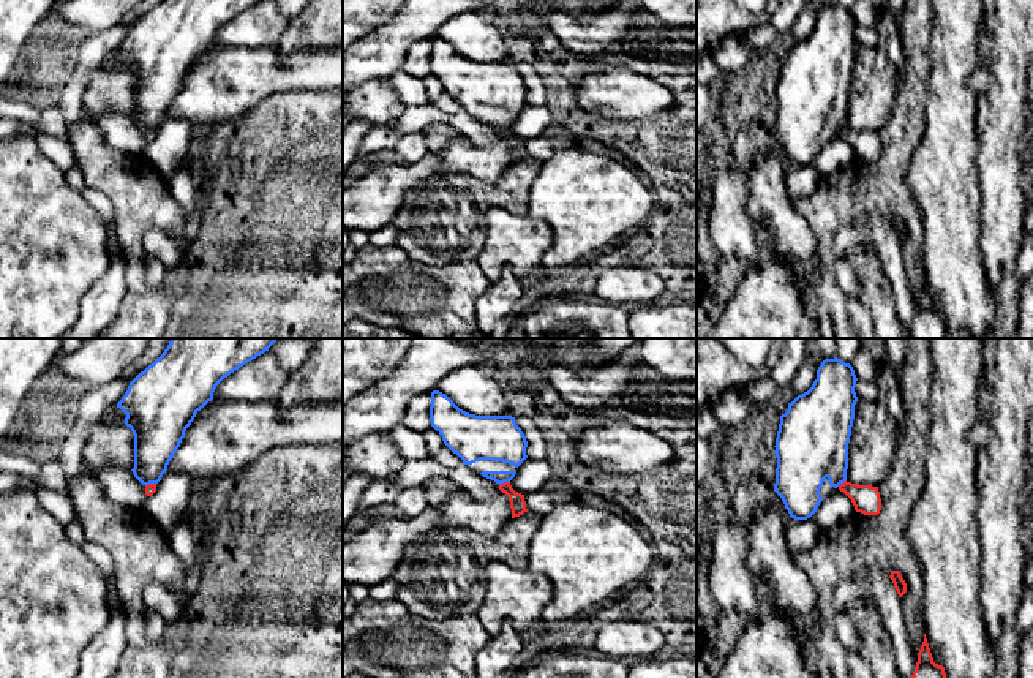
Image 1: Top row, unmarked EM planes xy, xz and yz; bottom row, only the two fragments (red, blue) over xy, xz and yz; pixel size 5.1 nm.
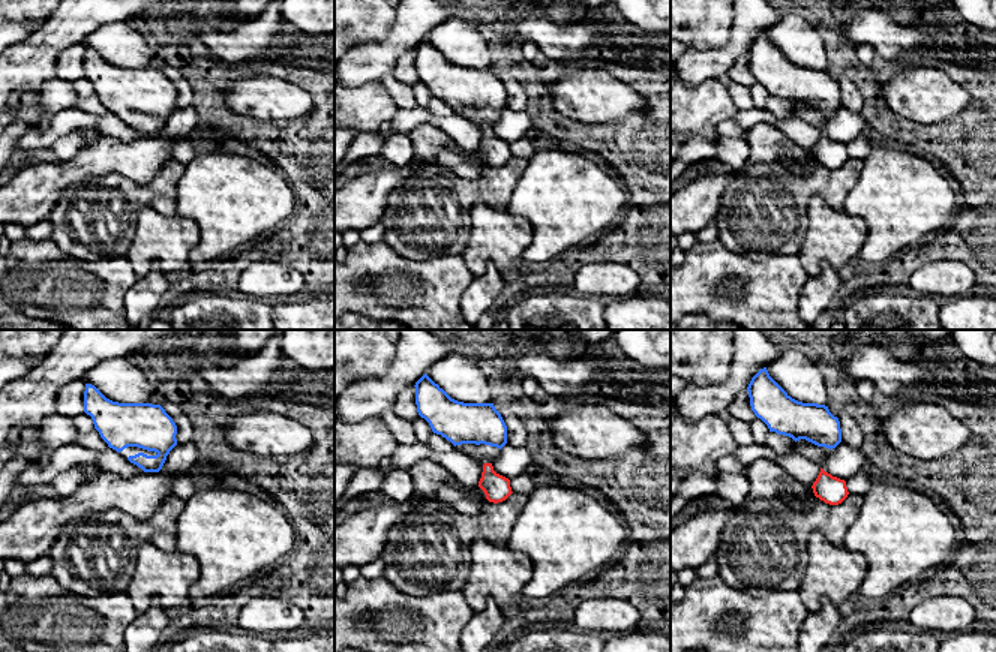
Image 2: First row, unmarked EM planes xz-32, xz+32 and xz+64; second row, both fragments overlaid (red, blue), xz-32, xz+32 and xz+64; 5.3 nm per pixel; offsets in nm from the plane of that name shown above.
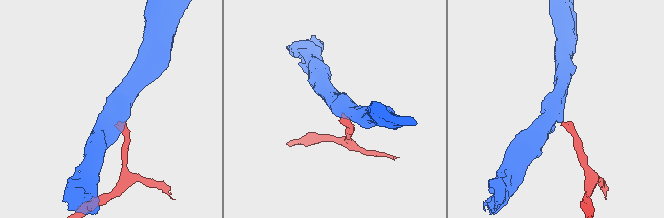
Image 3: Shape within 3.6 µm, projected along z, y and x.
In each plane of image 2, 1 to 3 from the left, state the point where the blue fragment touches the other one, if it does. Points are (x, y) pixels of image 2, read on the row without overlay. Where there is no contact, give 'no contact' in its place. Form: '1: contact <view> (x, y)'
1: no contact
2: no contact
3: no contact

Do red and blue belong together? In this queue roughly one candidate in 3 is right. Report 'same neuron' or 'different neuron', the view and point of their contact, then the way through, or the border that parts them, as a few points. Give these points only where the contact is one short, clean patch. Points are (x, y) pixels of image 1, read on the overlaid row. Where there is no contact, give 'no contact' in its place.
different neuron; meets red in xz at (504, 482); border along xz (509, 481), (499, 485)

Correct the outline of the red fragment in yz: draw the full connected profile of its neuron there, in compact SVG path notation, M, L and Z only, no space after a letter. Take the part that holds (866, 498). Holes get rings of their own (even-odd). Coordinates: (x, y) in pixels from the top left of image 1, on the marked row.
M843 482L839 485L839 490L843 492L853 503L855 510L864 515L878 515L881 510L881 498L878 487L872 485L858 485L851 482Z

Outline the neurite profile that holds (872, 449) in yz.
M858 400L848 443L847 482L877 487L889 477L899 449L896 422L877 400Z

